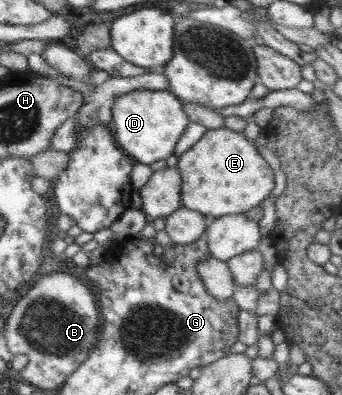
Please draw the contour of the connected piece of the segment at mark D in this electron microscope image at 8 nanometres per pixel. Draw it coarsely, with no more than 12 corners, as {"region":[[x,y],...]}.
{"region":[[169,90],[115,97],[117,146],[151,165],[173,155],[190,122]]}

